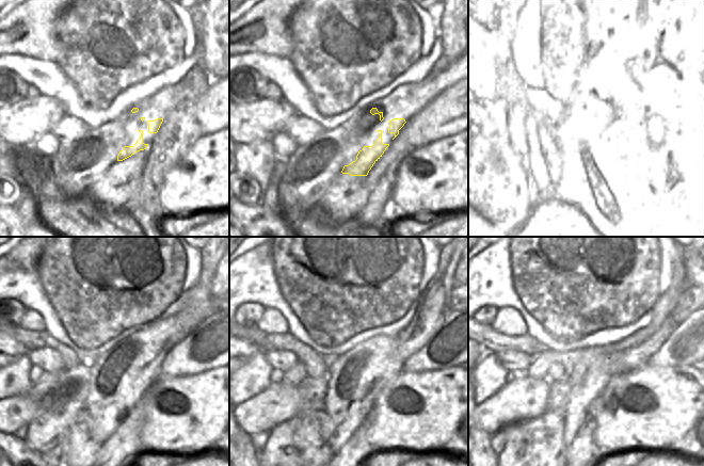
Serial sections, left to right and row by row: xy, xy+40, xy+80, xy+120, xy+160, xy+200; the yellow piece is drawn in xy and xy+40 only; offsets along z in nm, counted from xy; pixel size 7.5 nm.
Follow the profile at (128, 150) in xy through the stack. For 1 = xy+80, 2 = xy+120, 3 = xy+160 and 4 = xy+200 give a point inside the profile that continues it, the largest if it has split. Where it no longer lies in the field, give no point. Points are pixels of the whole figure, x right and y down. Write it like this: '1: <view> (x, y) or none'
1: xy+80 (590, 175)
2: xy+120 (106, 418)
3: xy+160 (345, 418)
4: xy+200 (579, 427)

